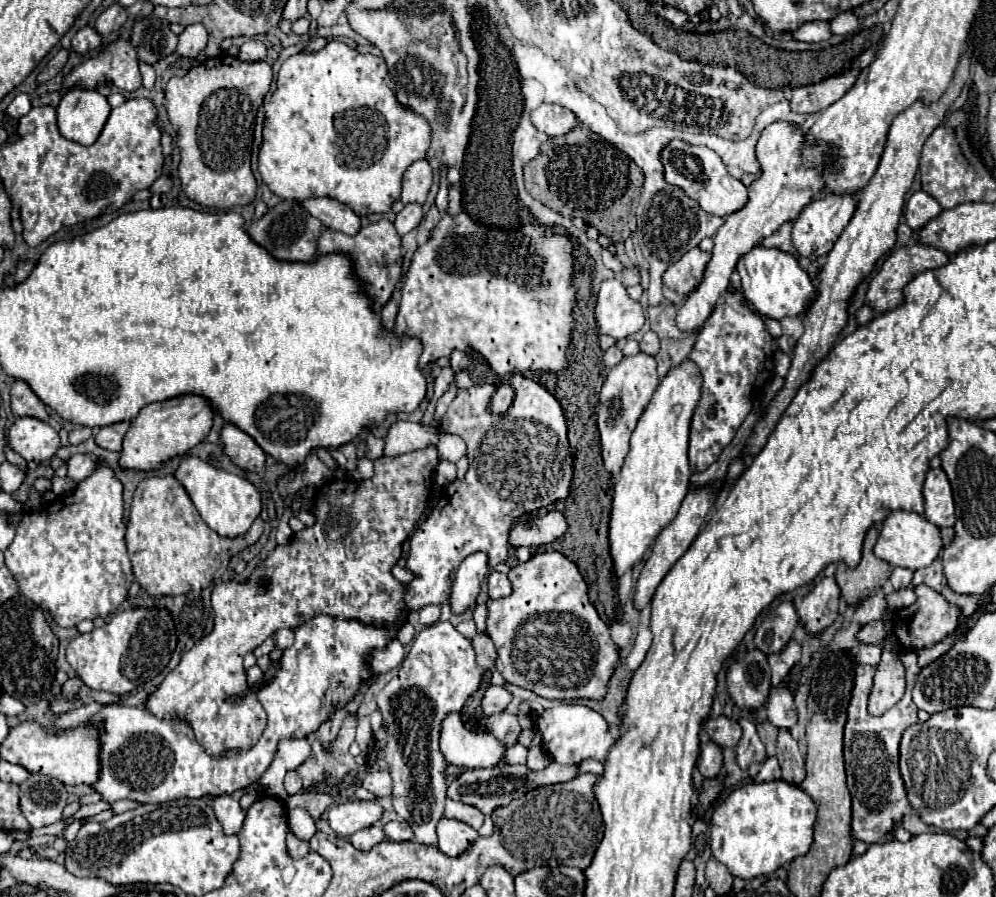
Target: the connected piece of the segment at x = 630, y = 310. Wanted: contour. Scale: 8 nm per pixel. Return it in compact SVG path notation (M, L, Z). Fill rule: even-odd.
M605 279L595 295L595 321L603 335L625 339L643 327L645 317L643 307L629 299L617 279Z

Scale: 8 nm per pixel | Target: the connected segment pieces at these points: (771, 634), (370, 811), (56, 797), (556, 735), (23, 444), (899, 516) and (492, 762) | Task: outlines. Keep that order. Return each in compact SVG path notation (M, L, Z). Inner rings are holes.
M791 601L779 603L773 611L763 617L761 627L755 633L755 645L765 655L781 653L791 641L795 627L799 625L799 615Z
M345 801L329 809L327 821L337 835L351 837L359 829L373 825L381 815L383 807L377 801Z
M33 773L21 783L19 807L31 827L45 827L63 817L67 797L69 795L61 781Z
M559 703L553 709L547 709L537 715L537 729L543 735L543 747L551 753L551 759L563 765L575 765L583 759L605 761L609 747L615 743L615 737L609 733L607 721L593 709L577 703Z
M33 417L17 419L7 433L7 445L25 461L47 461L59 447L57 431L45 421Z
M893 511L883 519L883 527L879 531L879 539L873 547L873 553L887 561L893 567L905 567L911 571L917 571L921 567L927 567L933 563L933 559L939 555L939 551L943 549L941 543L941 533L939 527L935 527L933 523L929 523L923 515L913 513L913 511Z
M453 713L441 727L441 751L451 765L487 769L505 763L507 747L489 731L481 734L467 729L461 715Z

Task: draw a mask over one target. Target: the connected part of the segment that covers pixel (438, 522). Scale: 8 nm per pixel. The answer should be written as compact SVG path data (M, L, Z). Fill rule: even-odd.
M519 373L511 375L507 379L507 383L515 389L515 399L511 403L511 407L503 413L503 415L493 415L491 409L489 409L489 401L491 401L491 395L495 391L495 385L473 385L469 389L457 389L457 395L455 399L451 401L447 413L445 413L445 419L441 421L441 433L455 433L459 437L465 439L467 443L467 459L469 459L469 471L463 479L455 481L455 493L453 493L453 483L445 489L443 497L439 499L437 507L433 509L433 513L429 515L429 519L425 523L421 523L417 527L417 531L411 535L411 553L409 553L409 559L407 559L407 569L413 573L413 579L405 585L405 609L407 611L419 611L423 609L425 605L443 605L449 595L451 595L451 585L453 585L453 579L455 579L455 573L457 573L457 567L461 565L461 561L465 557L469 557L471 553L475 551L485 551L489 555L489 567L495 567L497 563L505 563L507 561L507 539L509 539L509 527L523 515L523 513L531 513L531 511L537 511L541 507L547 507L551 503L555 503L557 499L565 499L565 495L569 495L569 483L571 483L571 477L573 477L573 459L571 459L571 451L569 451L569 441L567 441L567 423L565 423L565 415L561 411L561 403L557 403L557 399L551 395L551 393L545 393L545 387L535 383L533 379L527 379Z

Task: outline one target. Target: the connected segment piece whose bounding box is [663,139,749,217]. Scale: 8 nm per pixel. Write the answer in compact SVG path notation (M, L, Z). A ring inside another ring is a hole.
M679 139L669 143L663 151L663 165L665 165L665 179L671 185L681 187L689 193L691 199L695 199L701 209L713 215L731 215L745 207L749 199L749 189L735 177L727 173L727 167L719 159L719 155L707 147L693 147Z

